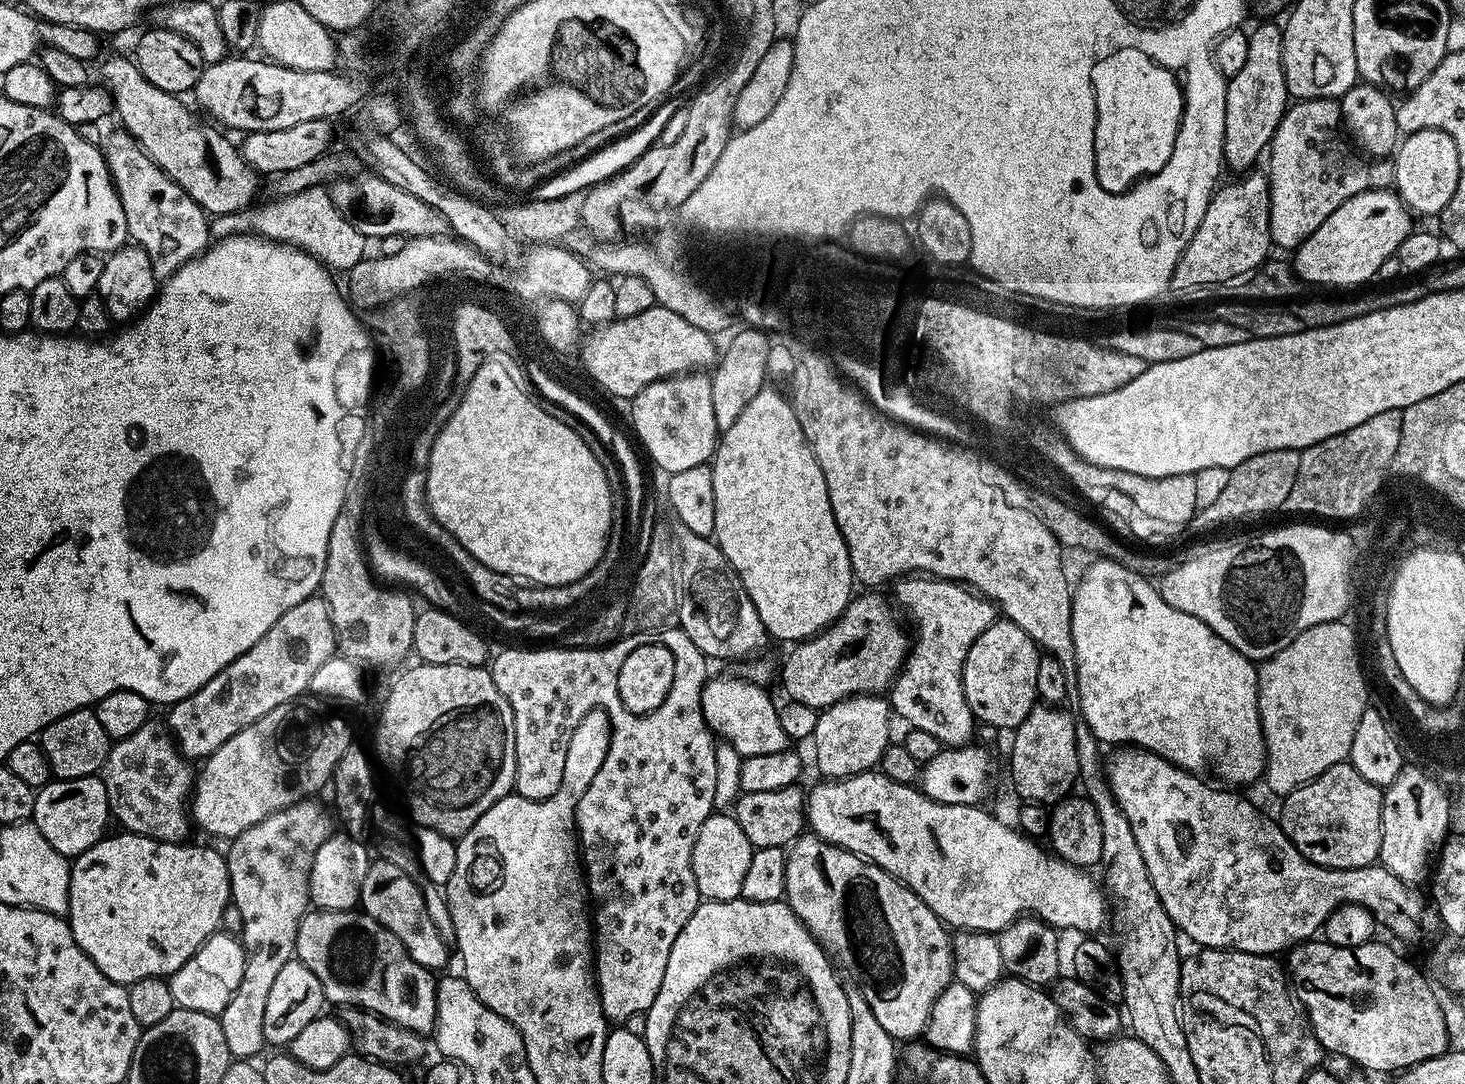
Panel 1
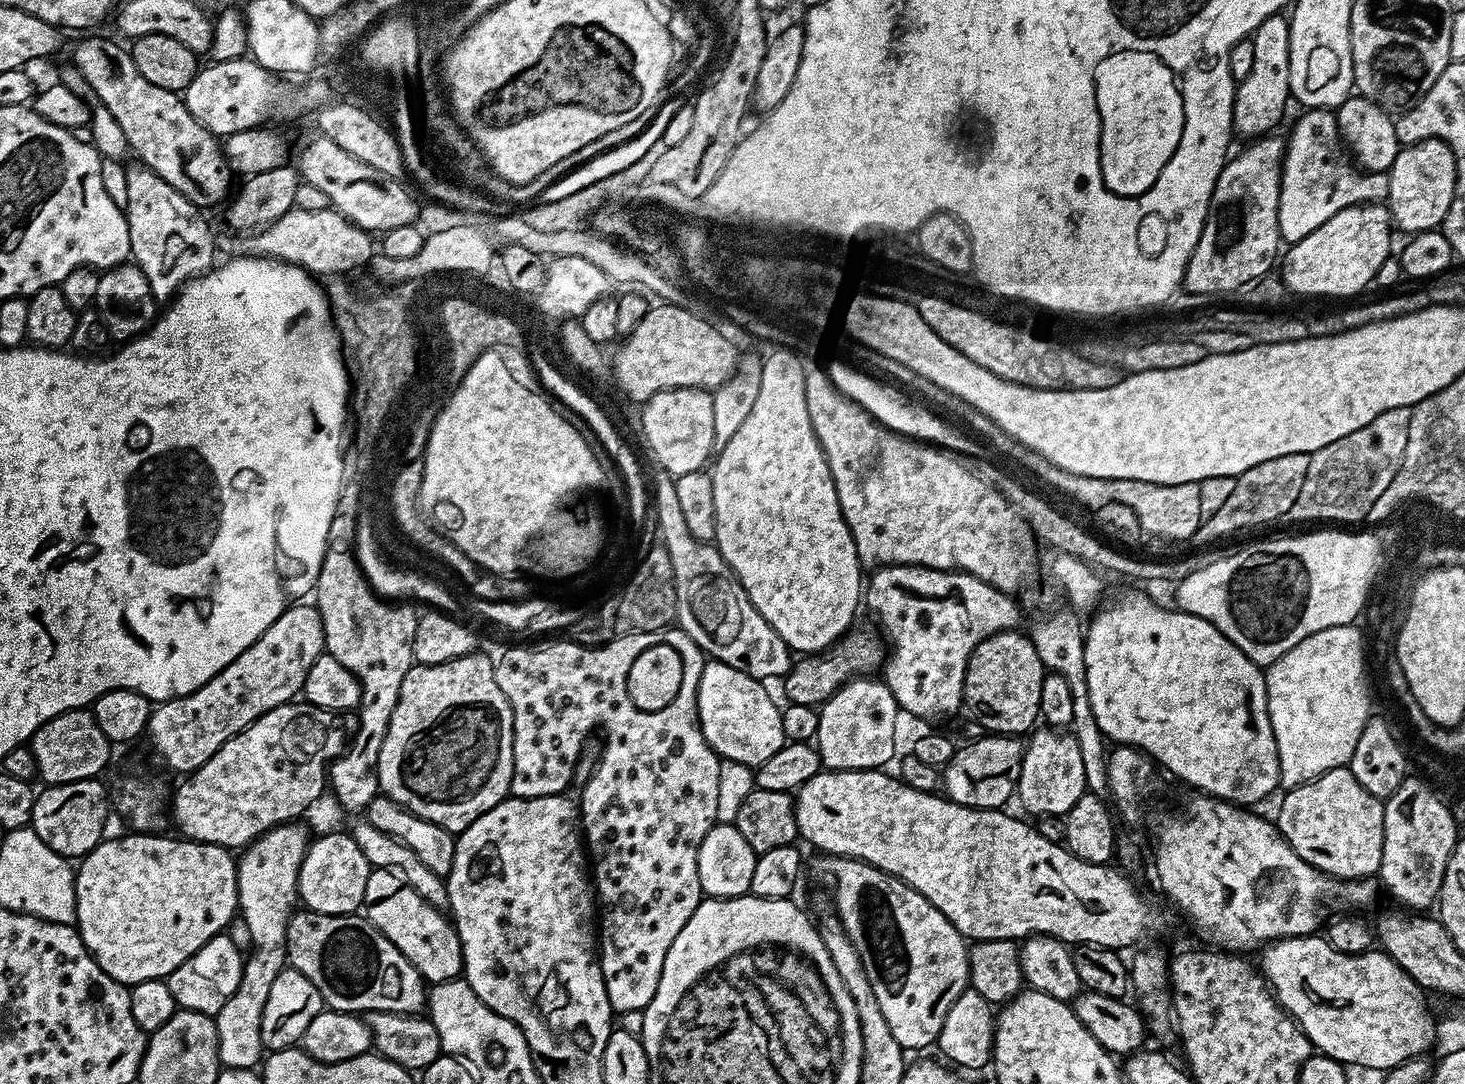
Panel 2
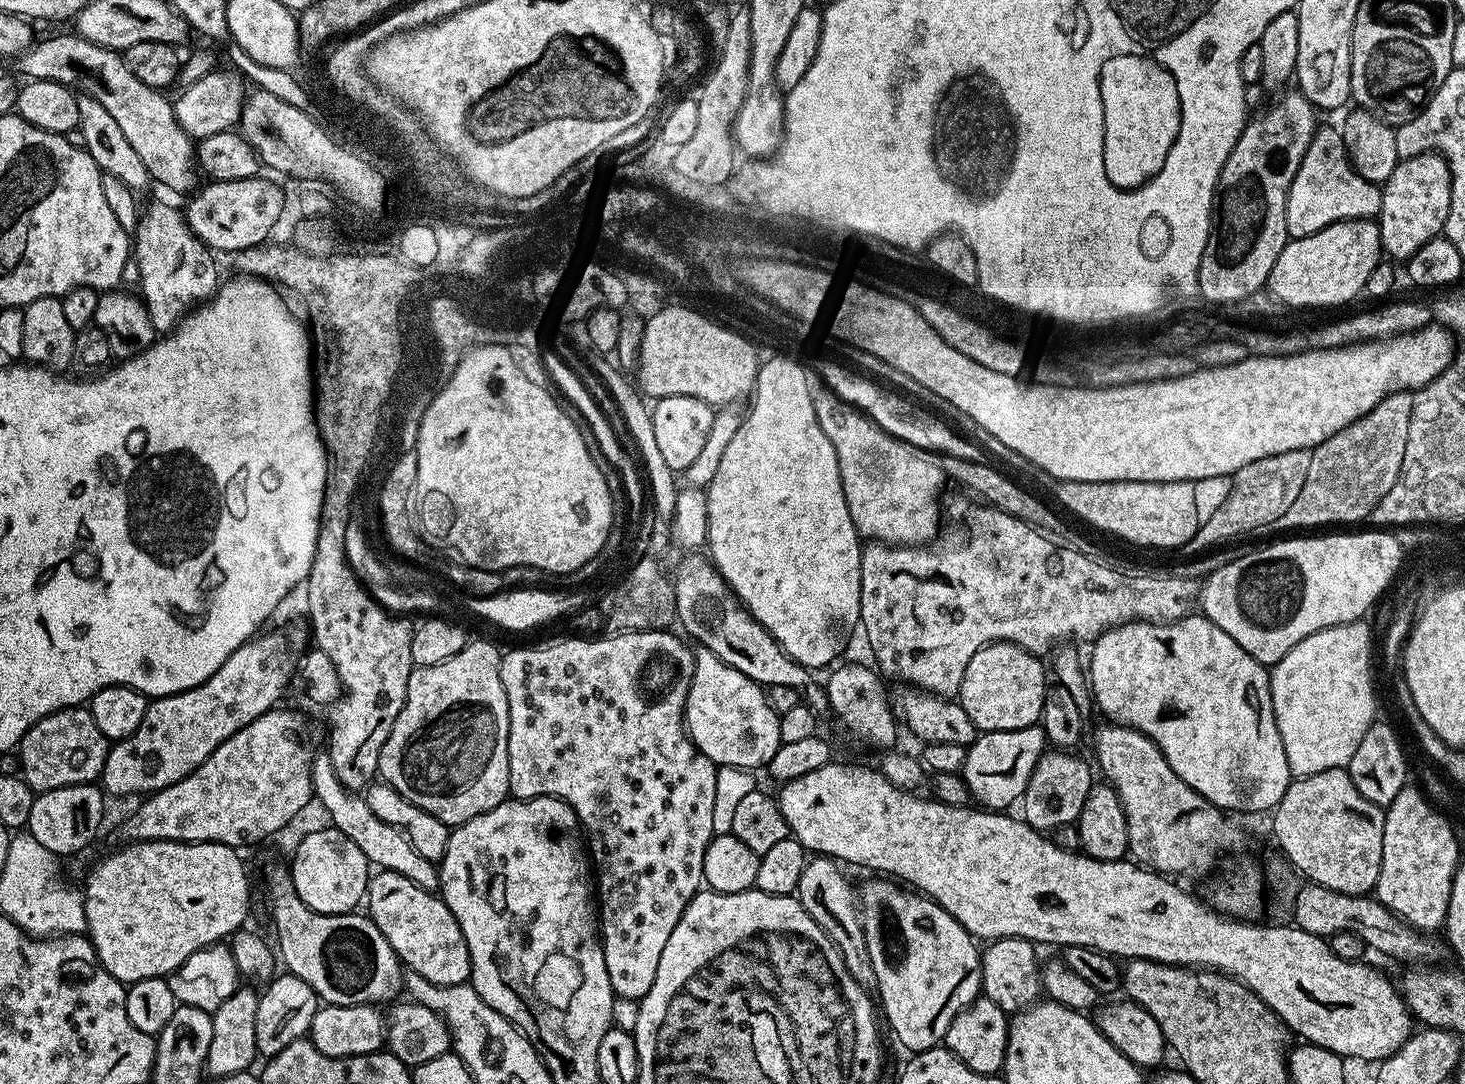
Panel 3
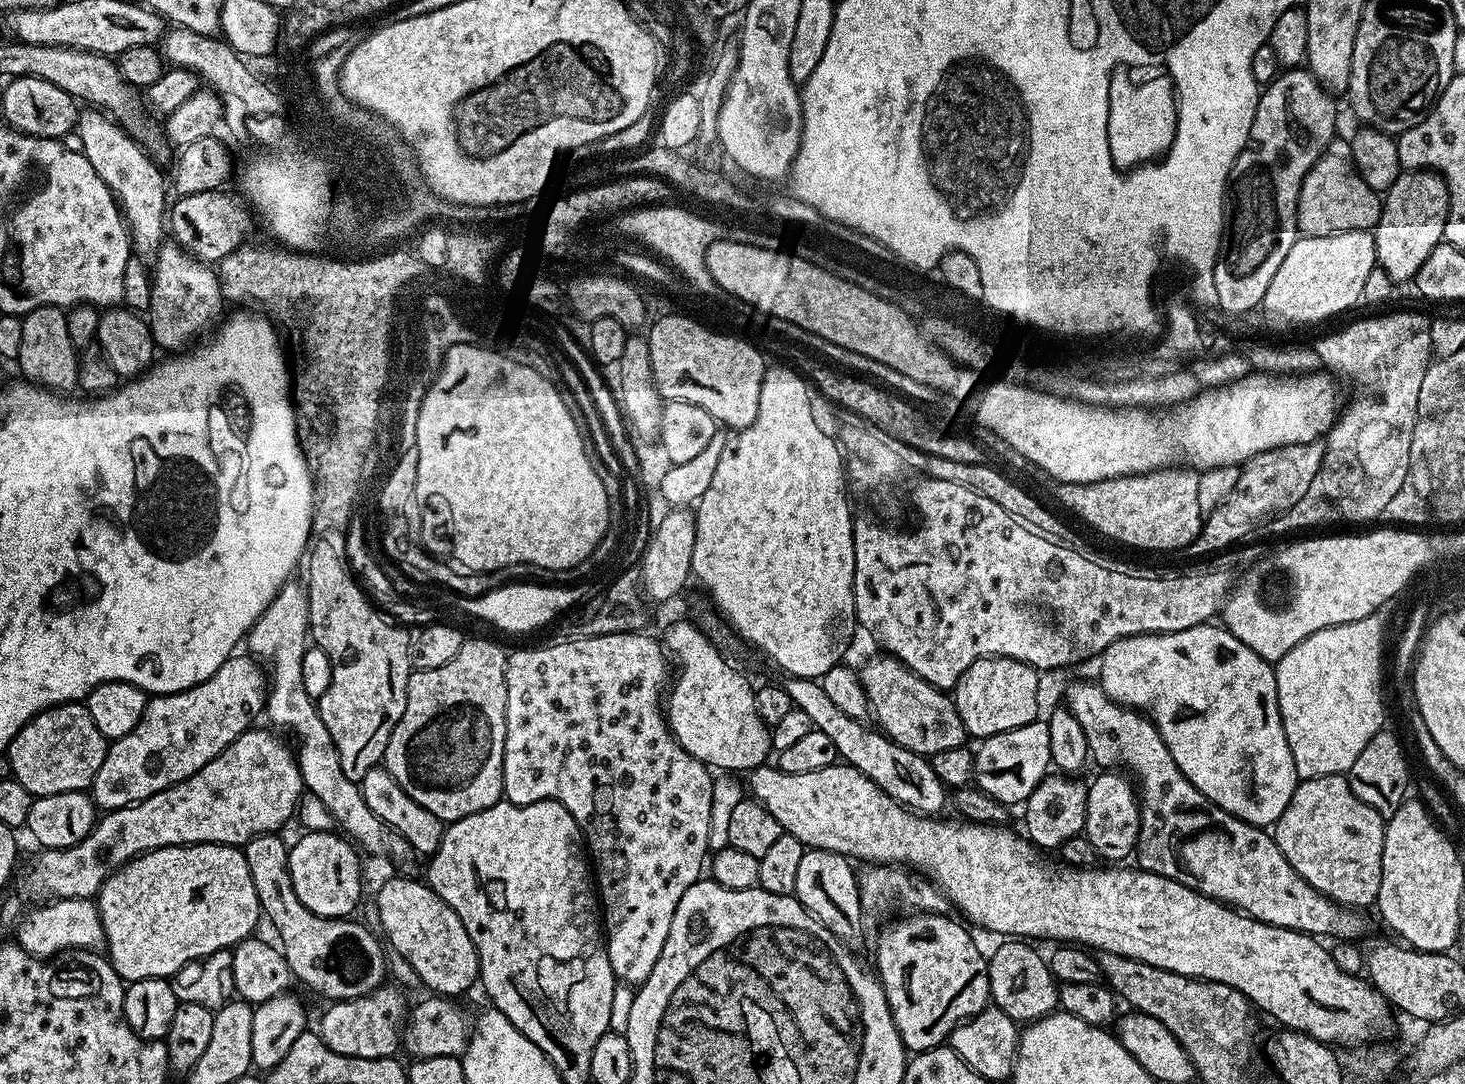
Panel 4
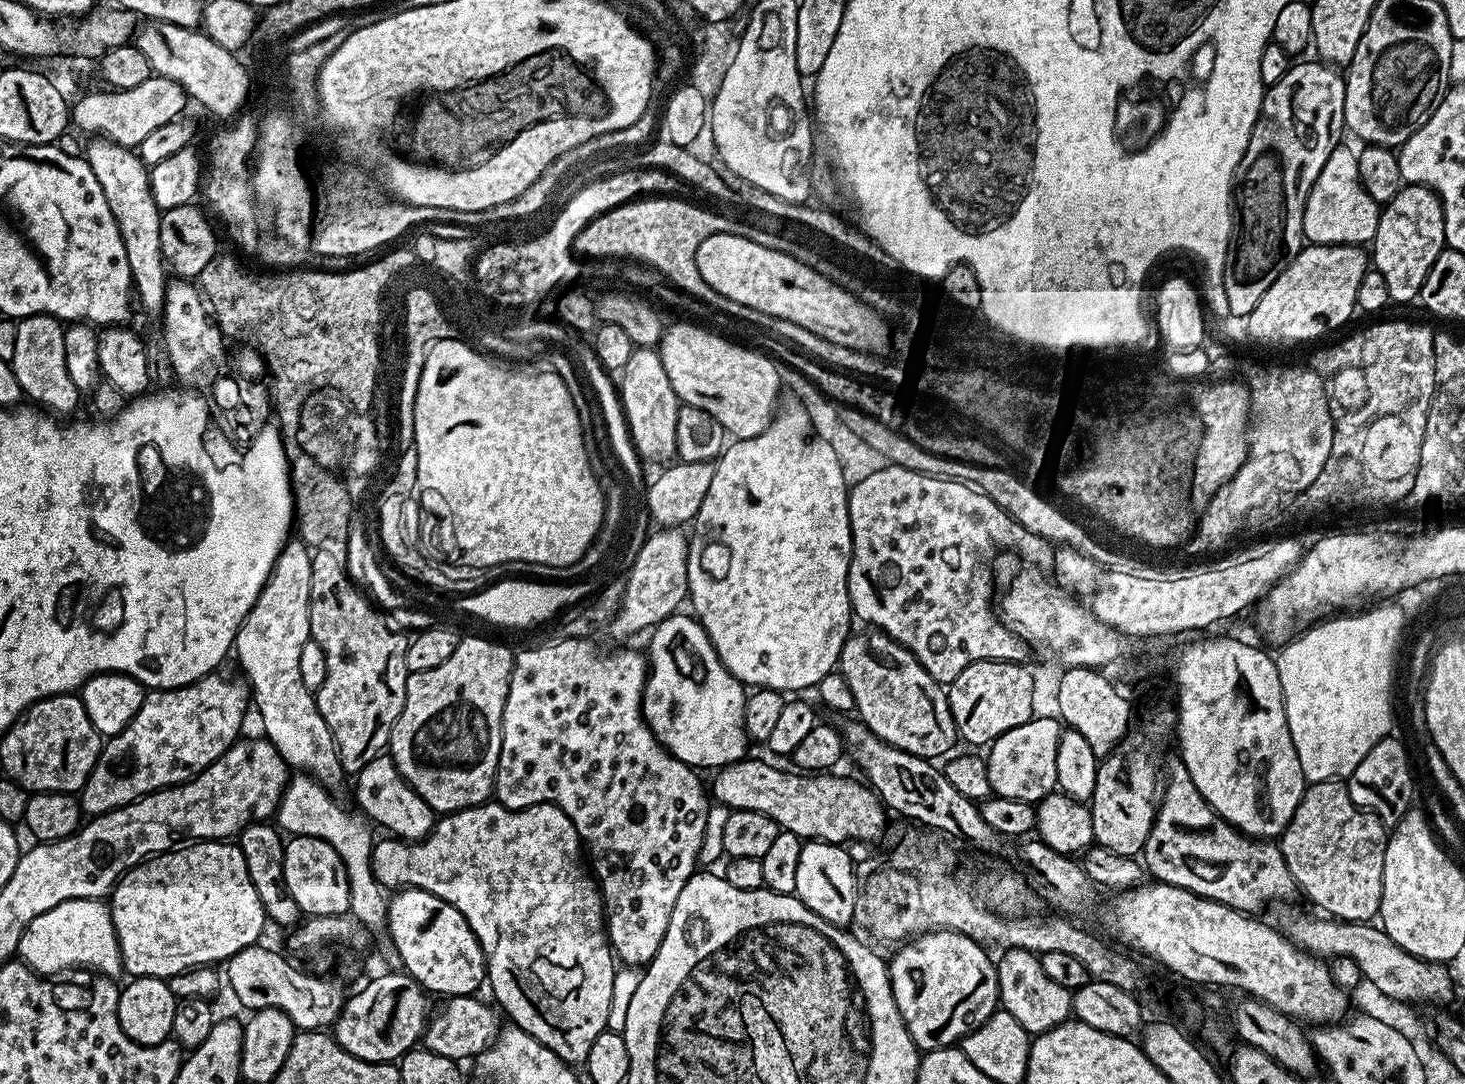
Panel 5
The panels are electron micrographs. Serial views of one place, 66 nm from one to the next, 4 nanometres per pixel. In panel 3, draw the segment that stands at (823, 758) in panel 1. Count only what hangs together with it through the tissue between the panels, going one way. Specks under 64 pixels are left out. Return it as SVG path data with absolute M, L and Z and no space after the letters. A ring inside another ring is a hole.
M844 664L841 668L835 668L827 673L826 680L831 715L836 715L841 726L853 732L858 739L881 750L891 749L891 744L896 740L898 717L890 703L890 696L884 693L885 681L881 673L875 667L867 668L864 664Z

